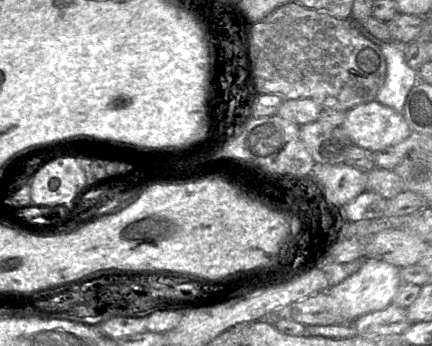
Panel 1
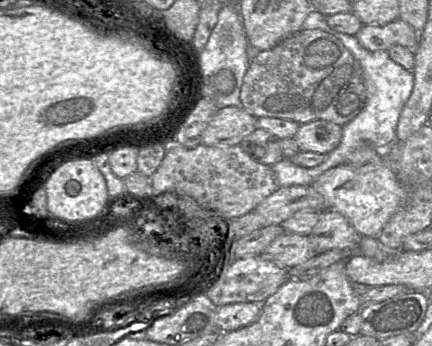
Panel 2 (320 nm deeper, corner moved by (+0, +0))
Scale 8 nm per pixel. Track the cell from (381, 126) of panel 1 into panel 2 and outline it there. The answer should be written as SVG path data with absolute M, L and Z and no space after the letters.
M327 120L299 124L294 136L300 151L328 154L340 143L342 126Z

